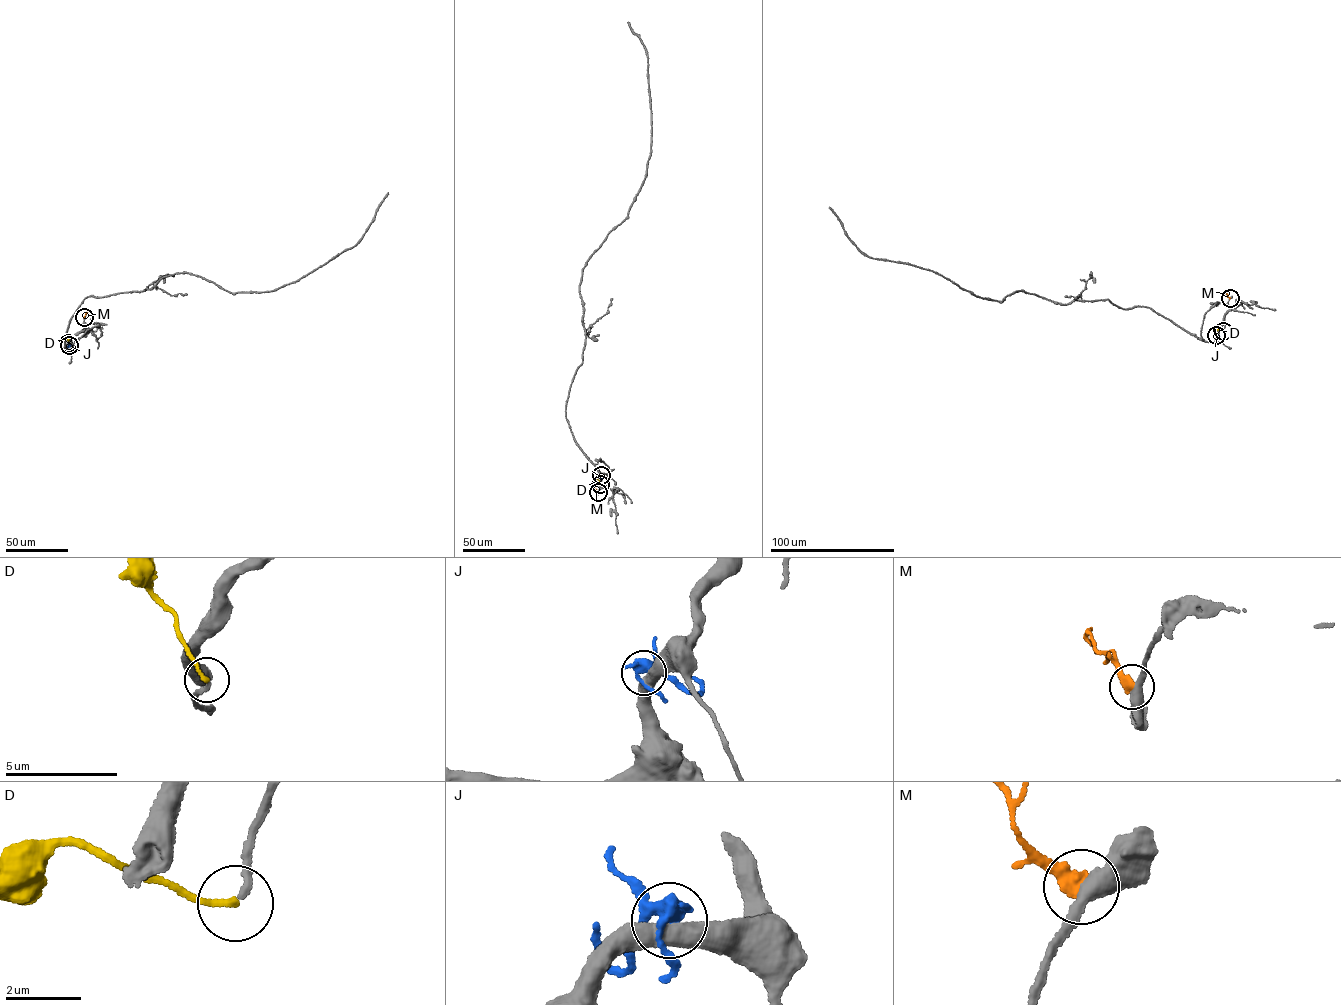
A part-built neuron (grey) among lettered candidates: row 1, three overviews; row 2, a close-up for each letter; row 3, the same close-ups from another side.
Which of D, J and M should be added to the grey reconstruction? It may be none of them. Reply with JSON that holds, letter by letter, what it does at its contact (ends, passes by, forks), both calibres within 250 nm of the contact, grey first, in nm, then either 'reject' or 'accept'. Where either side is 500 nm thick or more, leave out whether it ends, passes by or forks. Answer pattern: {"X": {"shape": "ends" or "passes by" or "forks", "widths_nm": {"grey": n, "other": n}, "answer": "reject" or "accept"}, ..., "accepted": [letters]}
{"D": {"shape": "ends", "widths_nm": {"grey": 180, "other": 150}, "answer": "accept"}, "J": {"shape": "forks", "widths_nm": {"grey": 480, "other": 320}, "answer": "reject"}, "M": {"shape": "ends", "widths_nm": {"grey": 420, "other": 400}, "answer": "reject"}, "accepted": ["D"]}

